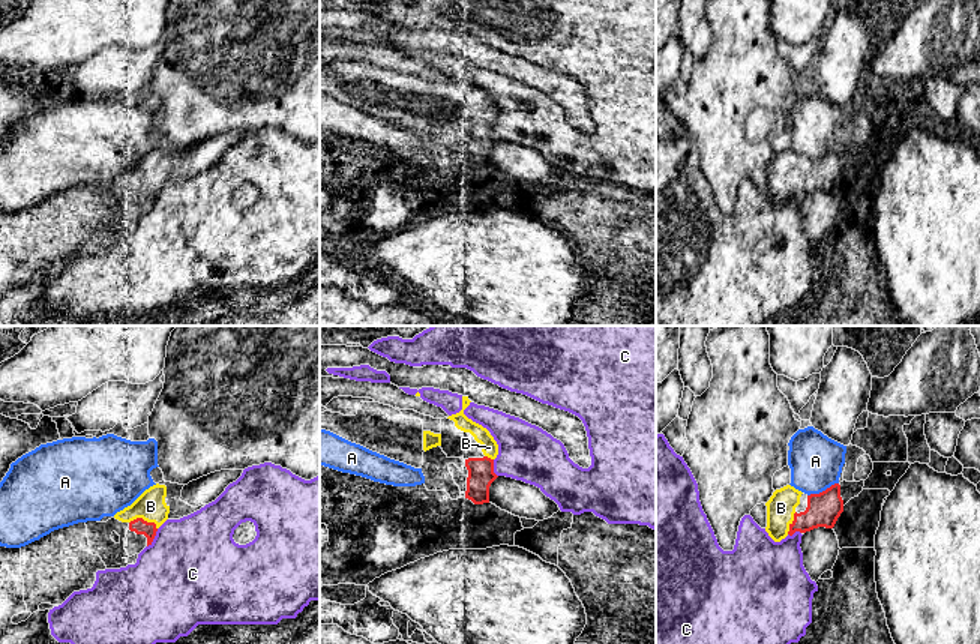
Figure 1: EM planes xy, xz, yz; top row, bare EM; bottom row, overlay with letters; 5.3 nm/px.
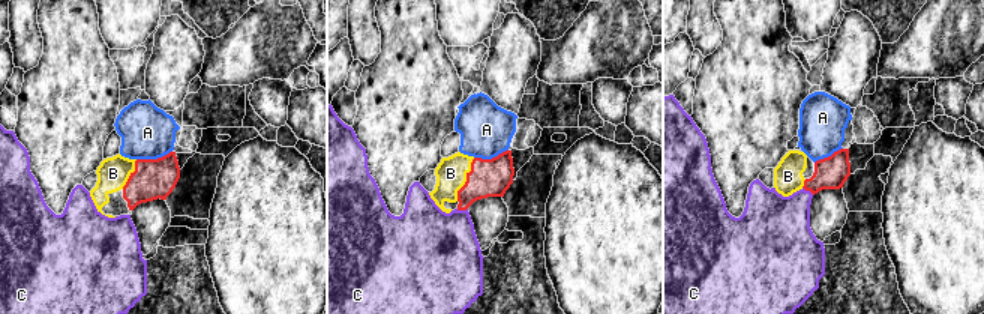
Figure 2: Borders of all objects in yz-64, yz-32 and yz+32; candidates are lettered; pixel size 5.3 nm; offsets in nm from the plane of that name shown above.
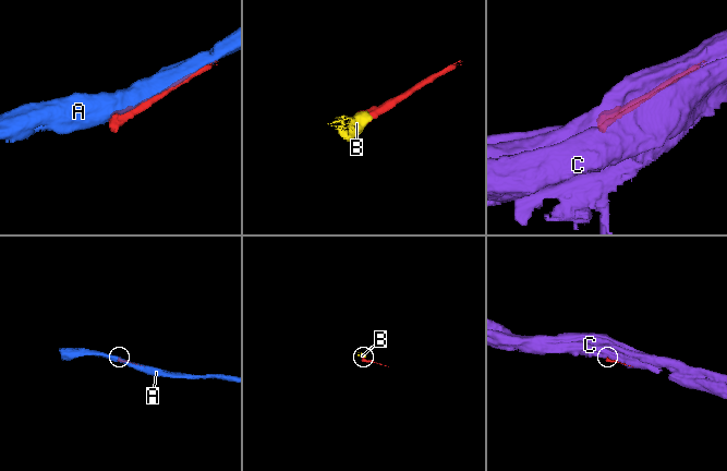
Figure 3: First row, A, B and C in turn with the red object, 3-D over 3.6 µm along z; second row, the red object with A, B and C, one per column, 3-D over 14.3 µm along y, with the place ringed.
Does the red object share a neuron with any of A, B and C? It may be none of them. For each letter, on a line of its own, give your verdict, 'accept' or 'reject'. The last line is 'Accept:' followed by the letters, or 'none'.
A: reject
B: accept
C: reject
Accept: B

